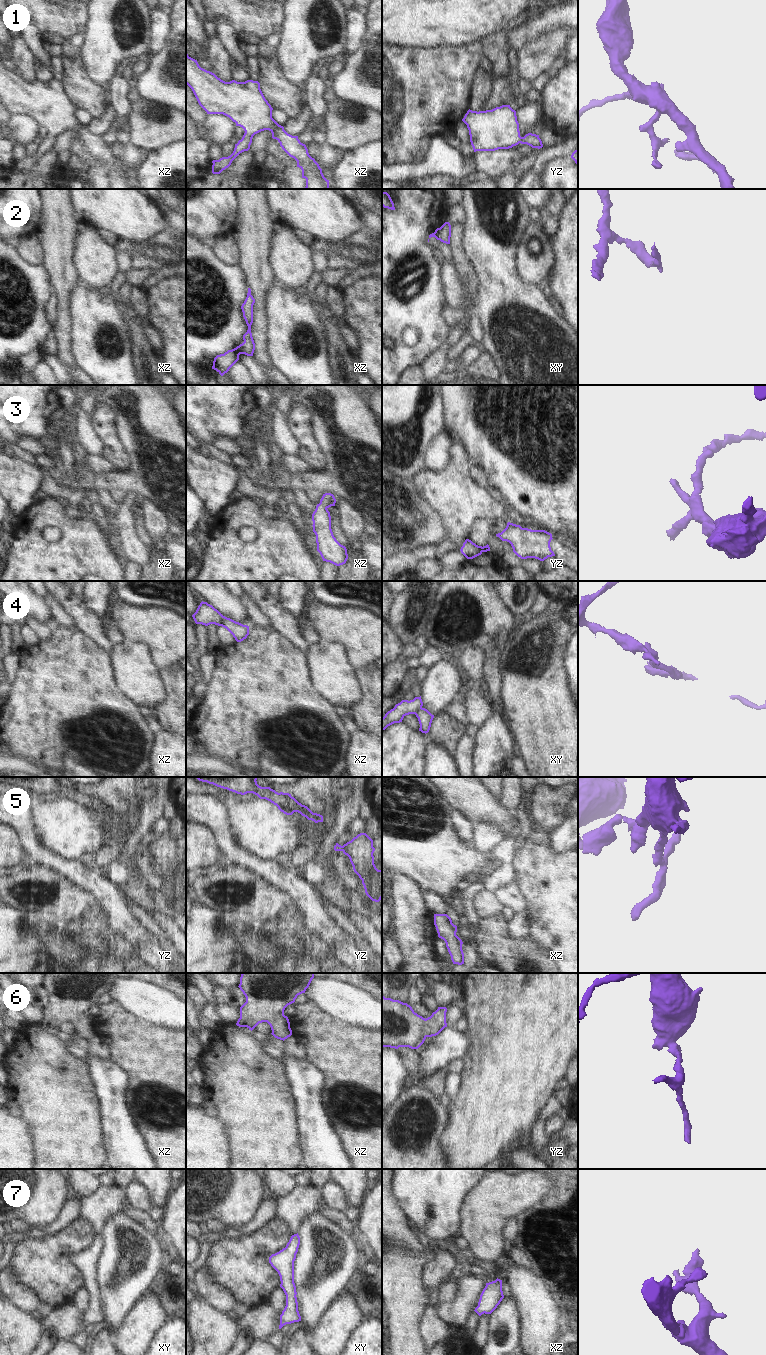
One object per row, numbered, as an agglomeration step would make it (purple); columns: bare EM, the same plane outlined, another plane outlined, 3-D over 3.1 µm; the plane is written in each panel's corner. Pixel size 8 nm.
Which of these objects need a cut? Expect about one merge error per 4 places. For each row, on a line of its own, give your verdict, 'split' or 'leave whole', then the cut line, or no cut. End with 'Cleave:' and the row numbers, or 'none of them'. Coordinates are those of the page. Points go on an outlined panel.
1: leave whole; cut none
2: split; cut xz (238, 346), (240, 353)
3: leave whole; cut none
4: split; cut xz (223, 616), (221, 625)
5: leave whole; cut none
6: leave whole; cut none
7: leave whole; cut none
Cleave: 2, 4

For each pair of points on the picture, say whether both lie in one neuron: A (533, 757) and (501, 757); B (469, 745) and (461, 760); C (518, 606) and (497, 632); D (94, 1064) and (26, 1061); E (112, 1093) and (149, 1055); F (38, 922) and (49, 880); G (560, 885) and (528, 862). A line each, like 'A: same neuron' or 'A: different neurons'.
A: different neurons
B: same neuron
C: different neurons
D: different neurons
E: different neurons
F: different neurons
G: same neuron

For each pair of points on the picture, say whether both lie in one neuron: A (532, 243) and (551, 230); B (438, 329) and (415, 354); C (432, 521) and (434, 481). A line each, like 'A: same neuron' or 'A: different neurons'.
A: different neurons
B: same neuron
C: different neurons

